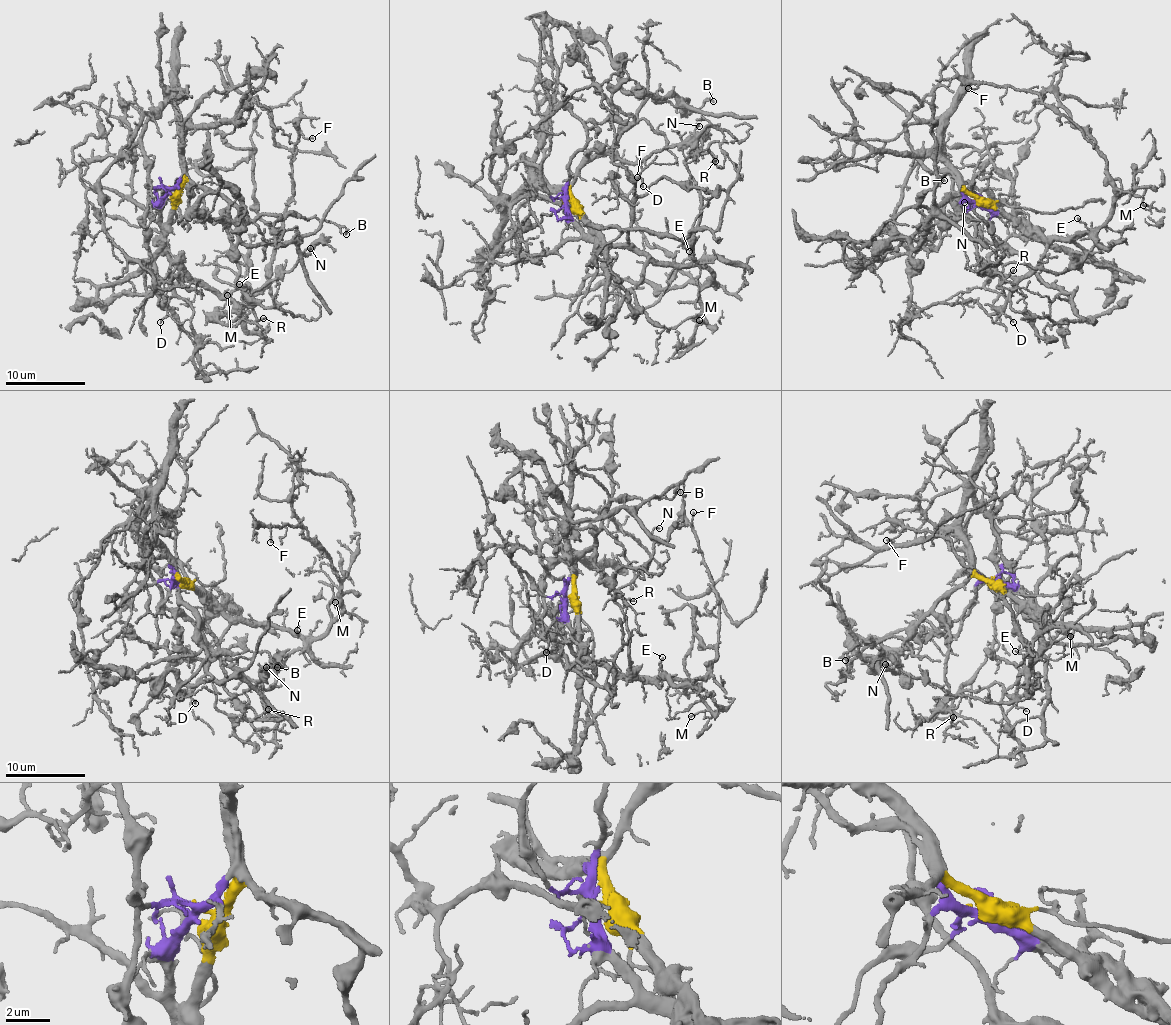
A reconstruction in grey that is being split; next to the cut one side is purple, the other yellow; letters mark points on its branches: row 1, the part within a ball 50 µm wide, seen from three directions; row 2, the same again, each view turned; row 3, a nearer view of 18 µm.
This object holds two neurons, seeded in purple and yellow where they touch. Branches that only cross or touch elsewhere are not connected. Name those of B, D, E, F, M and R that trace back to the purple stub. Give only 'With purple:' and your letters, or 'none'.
With purple: D, E, F, M

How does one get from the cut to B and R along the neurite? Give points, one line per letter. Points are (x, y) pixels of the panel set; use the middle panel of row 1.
B: (564, 203), (574, 174), (611, 147), (650, 96), (696, 111), (708, 98), (714, 101)
R: (564, 203), (574, 174), (608, 152), (633, 163), (667, 147), (689, 144), (715, 162)

